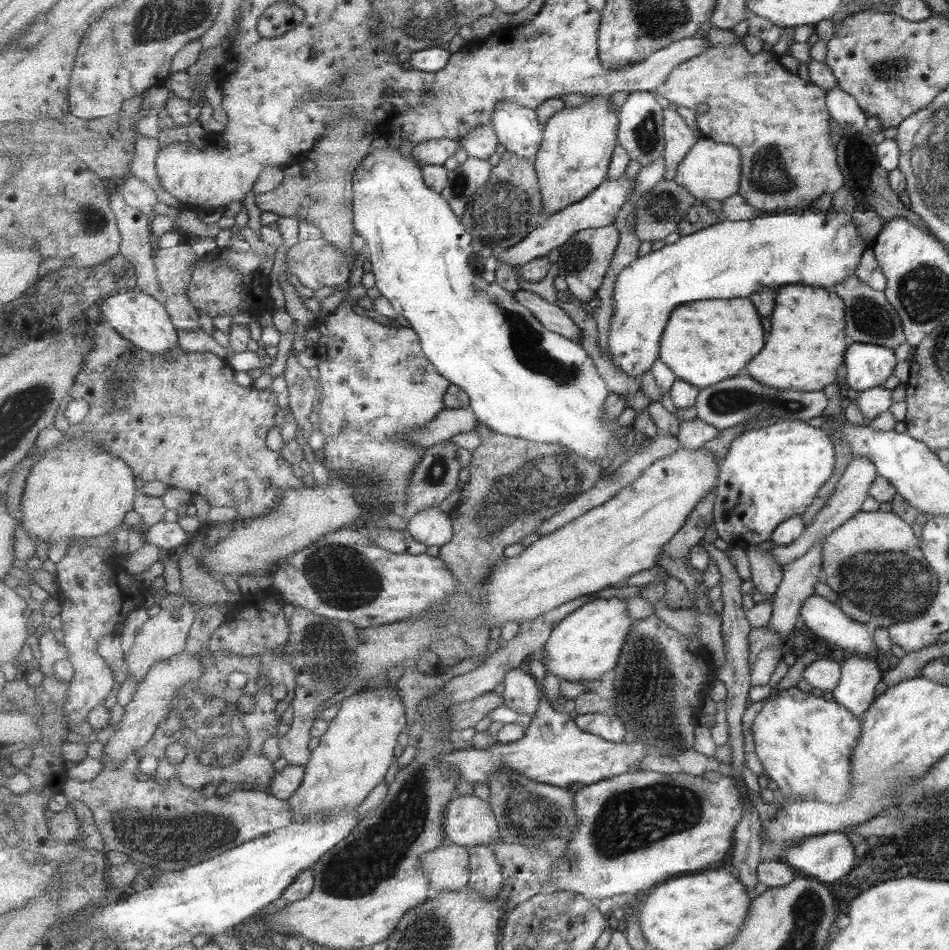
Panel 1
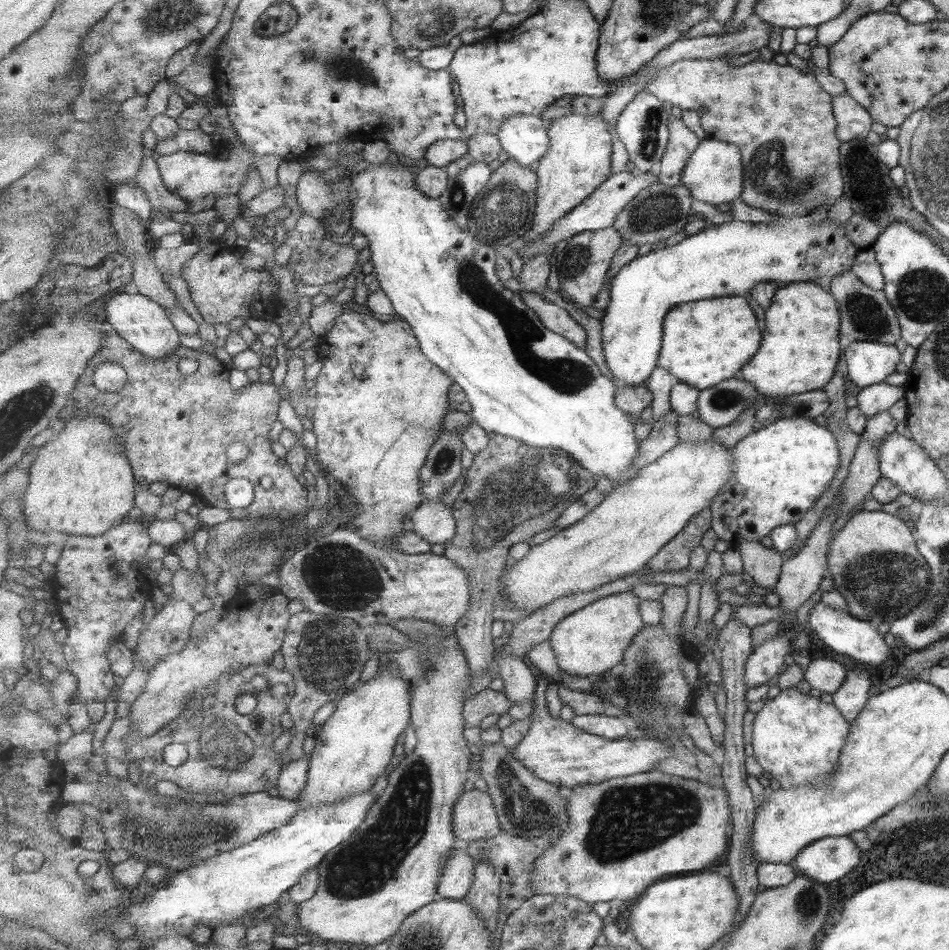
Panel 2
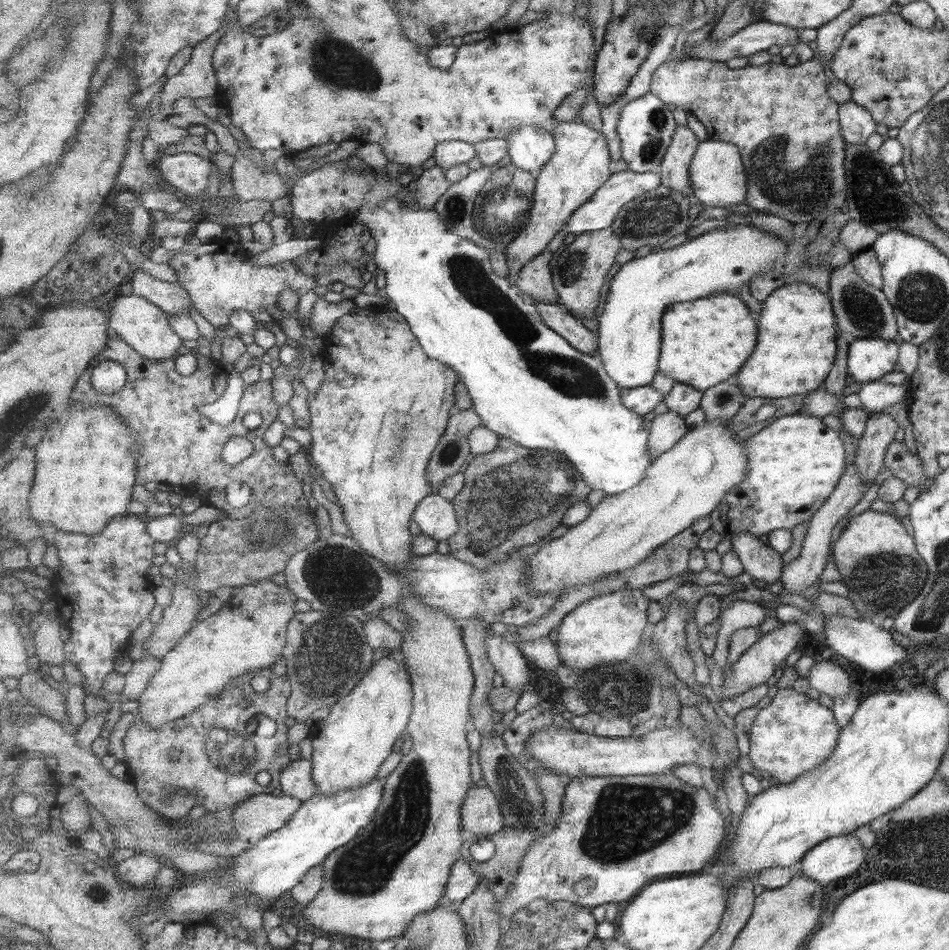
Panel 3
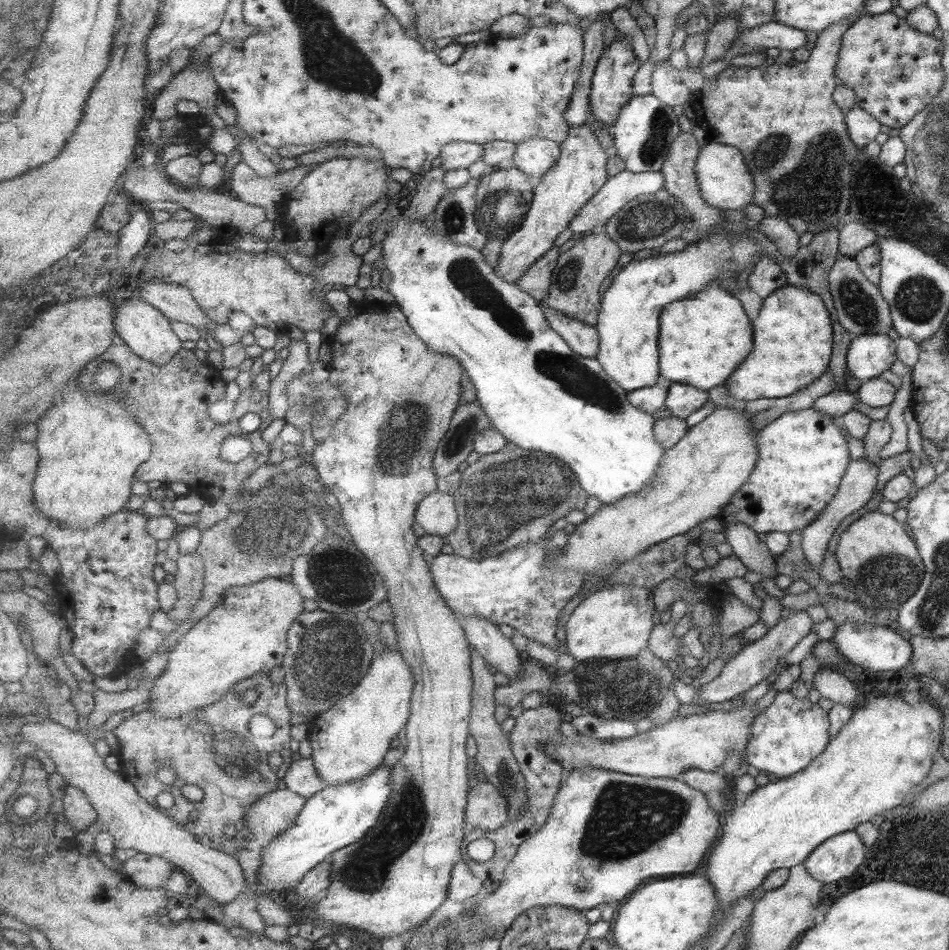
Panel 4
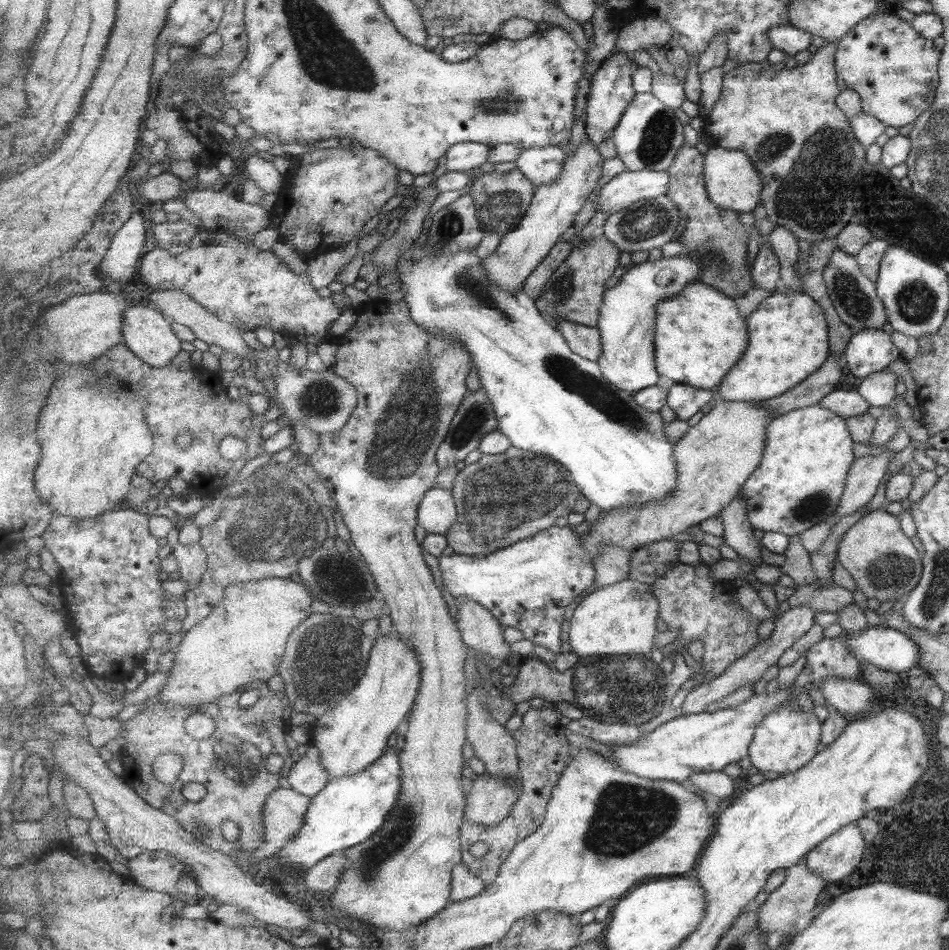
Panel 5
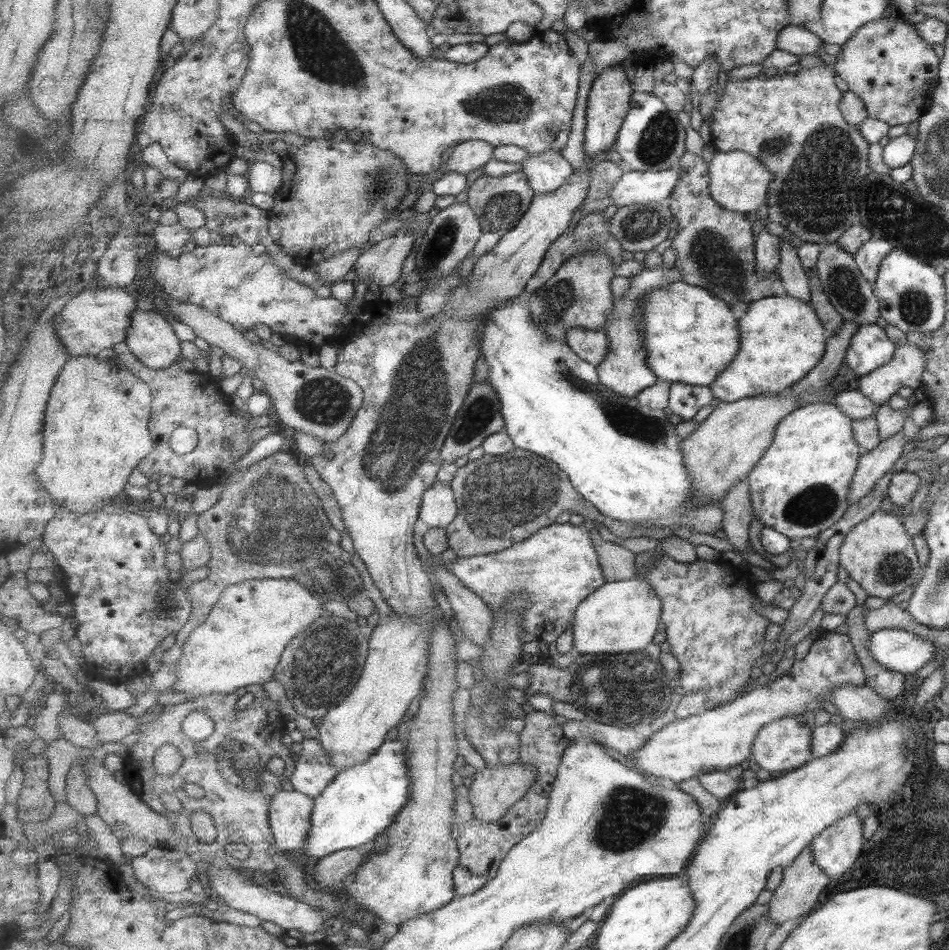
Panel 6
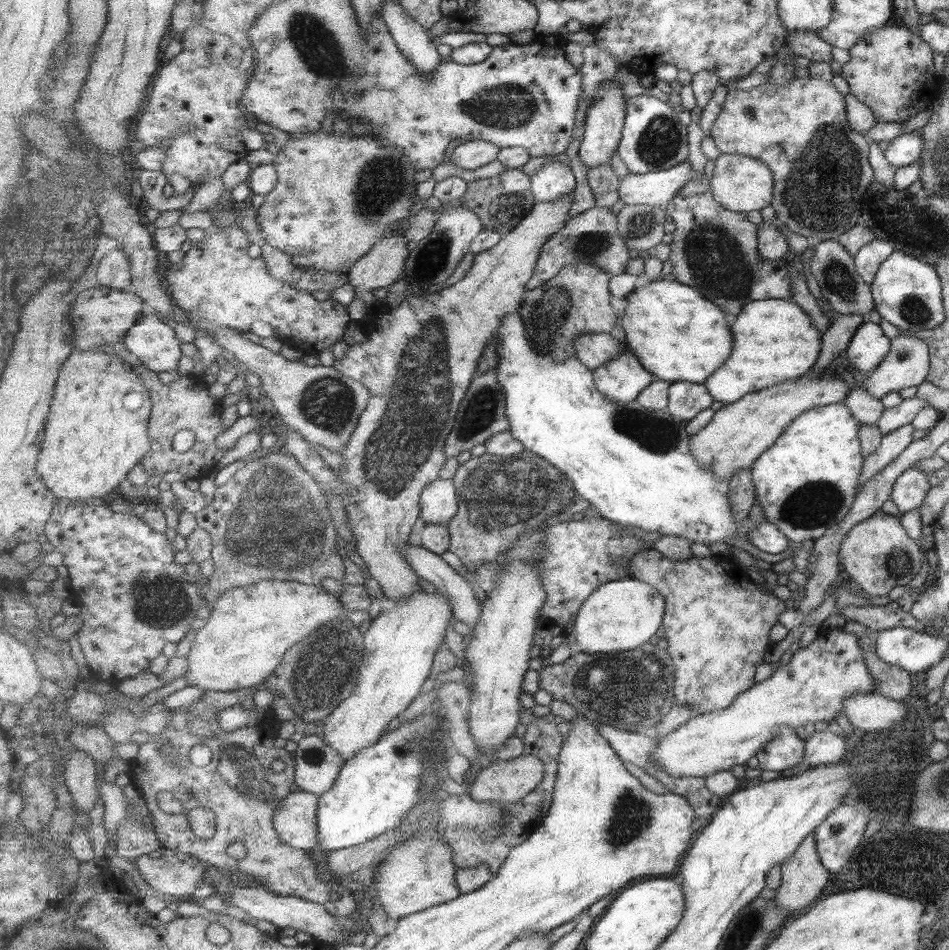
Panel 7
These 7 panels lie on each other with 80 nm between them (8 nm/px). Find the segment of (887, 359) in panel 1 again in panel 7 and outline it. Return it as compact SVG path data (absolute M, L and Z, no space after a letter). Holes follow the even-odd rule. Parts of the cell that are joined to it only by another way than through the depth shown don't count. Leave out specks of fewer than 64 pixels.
M866 319L864 323L856 328L854 335L851 337L845 350L845 357L848 360L848 364L854 370L868 374L884 360L886 354L888 354L890 345L890 338L883 333L883 329L879 325L873 324L873 322L869 322Z

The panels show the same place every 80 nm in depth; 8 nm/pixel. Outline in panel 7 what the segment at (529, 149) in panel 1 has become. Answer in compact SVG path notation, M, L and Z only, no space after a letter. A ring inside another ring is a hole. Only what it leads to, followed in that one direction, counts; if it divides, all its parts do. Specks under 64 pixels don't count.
M552 159L530 176L537 202L553 202L577 186L571 165Z

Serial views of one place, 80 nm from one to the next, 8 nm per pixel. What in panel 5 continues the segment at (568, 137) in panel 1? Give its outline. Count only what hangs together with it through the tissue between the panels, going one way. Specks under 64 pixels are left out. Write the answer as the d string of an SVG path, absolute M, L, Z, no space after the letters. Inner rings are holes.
M586 132L584 136L576 149L568 154L563 174L551 186L541 186L536 190L530 209L517 230L508 232L502 238L495 254L483 259L482 263L494 285L506 291L522 290L527 277L535 272L551 249L561 240L561 234L575 226L578 214L597 191L606 159L601 156L597 145Z

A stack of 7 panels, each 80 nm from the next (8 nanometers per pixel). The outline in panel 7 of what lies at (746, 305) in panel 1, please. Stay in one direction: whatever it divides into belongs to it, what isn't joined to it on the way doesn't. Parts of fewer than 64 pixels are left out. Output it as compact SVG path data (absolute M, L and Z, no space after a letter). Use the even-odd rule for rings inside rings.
M673 277L641 283L631 293L625 317L620 322L625 332L624 342L628 340L628 346L634 350L643 366L658 379L670 383L685 381L705 385L733 354L733 332L721 306L707 300L695 287L687 286Z

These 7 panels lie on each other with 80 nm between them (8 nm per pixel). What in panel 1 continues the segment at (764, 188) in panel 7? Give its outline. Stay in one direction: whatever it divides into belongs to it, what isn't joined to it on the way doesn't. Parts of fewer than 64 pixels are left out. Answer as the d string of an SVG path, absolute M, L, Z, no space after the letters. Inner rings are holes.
M703 136L681 161L674 182L687 188L699 200L725 200L741 190L742 156L732 144L718 143Z

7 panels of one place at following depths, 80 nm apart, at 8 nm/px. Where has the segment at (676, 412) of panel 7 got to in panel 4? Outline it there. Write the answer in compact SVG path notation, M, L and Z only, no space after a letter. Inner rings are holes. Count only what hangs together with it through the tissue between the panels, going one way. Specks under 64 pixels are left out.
M672 383L668 387L666 408L670 414L682 419L697 412L709 400L708 391L695 386L681 383Z

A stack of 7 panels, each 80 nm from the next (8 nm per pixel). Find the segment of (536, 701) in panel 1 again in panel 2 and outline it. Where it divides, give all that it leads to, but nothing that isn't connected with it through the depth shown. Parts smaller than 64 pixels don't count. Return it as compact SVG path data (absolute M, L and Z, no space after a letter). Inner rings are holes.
M496 651L496 659L499 662L500 678L503 680L506 695L512 704L529 703L533 706L536 699L538 677L533 676L527 662L517 659L515 655Z

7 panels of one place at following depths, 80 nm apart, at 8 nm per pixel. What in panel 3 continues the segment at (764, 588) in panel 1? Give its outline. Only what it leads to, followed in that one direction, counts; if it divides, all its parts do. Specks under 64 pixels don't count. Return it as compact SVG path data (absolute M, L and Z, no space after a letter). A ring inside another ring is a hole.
M735 533L732 546L739 554L745 572L763 584L775 584L782 571L781 555L762 538L750 533Z

